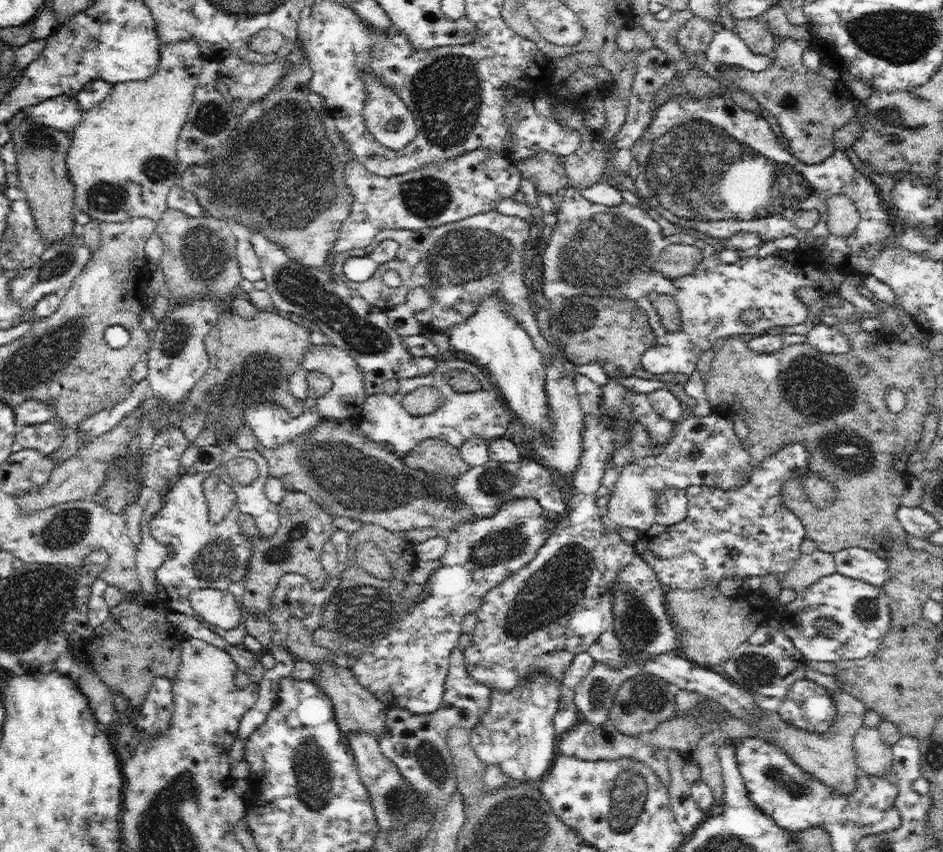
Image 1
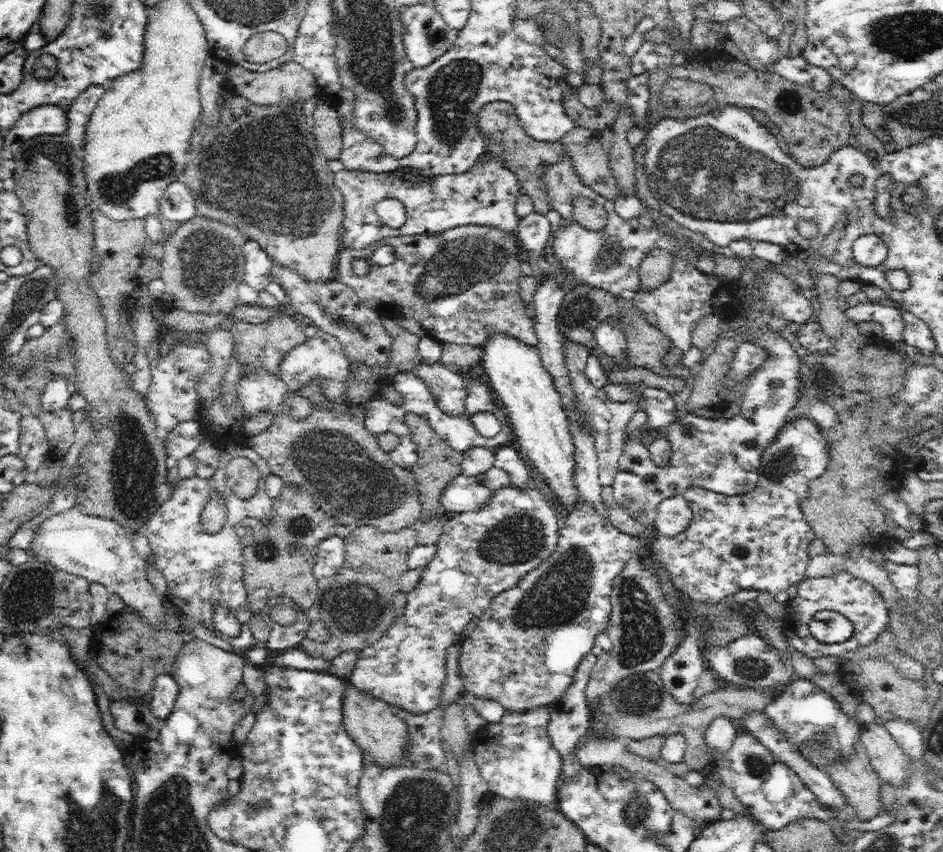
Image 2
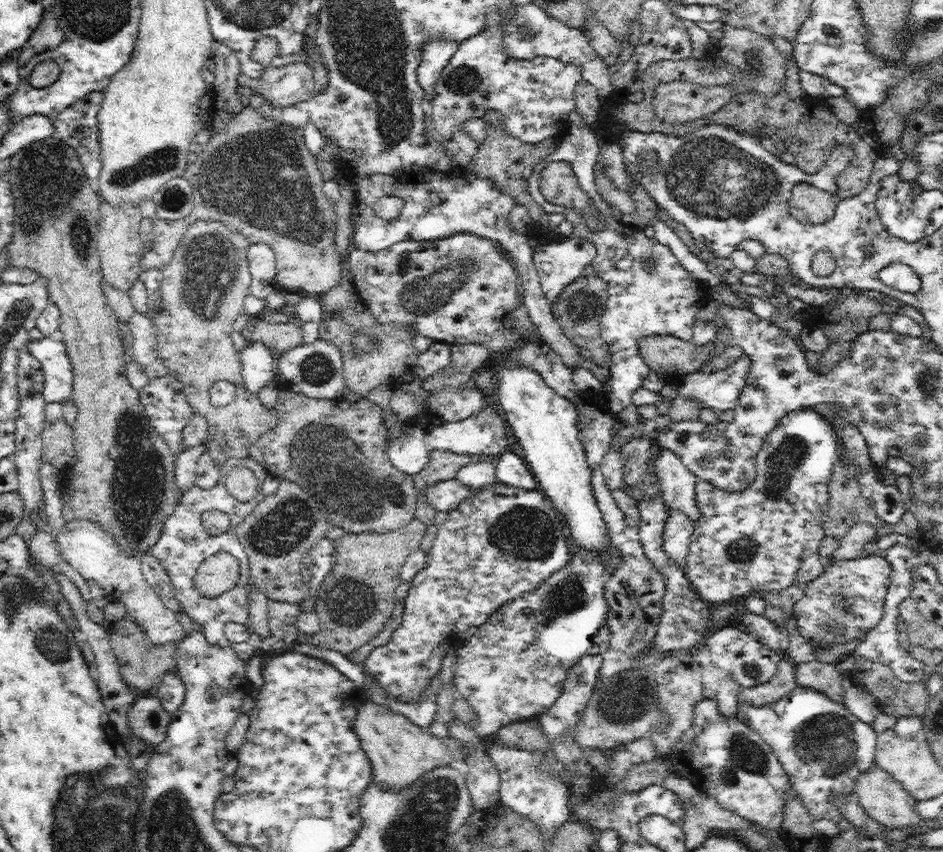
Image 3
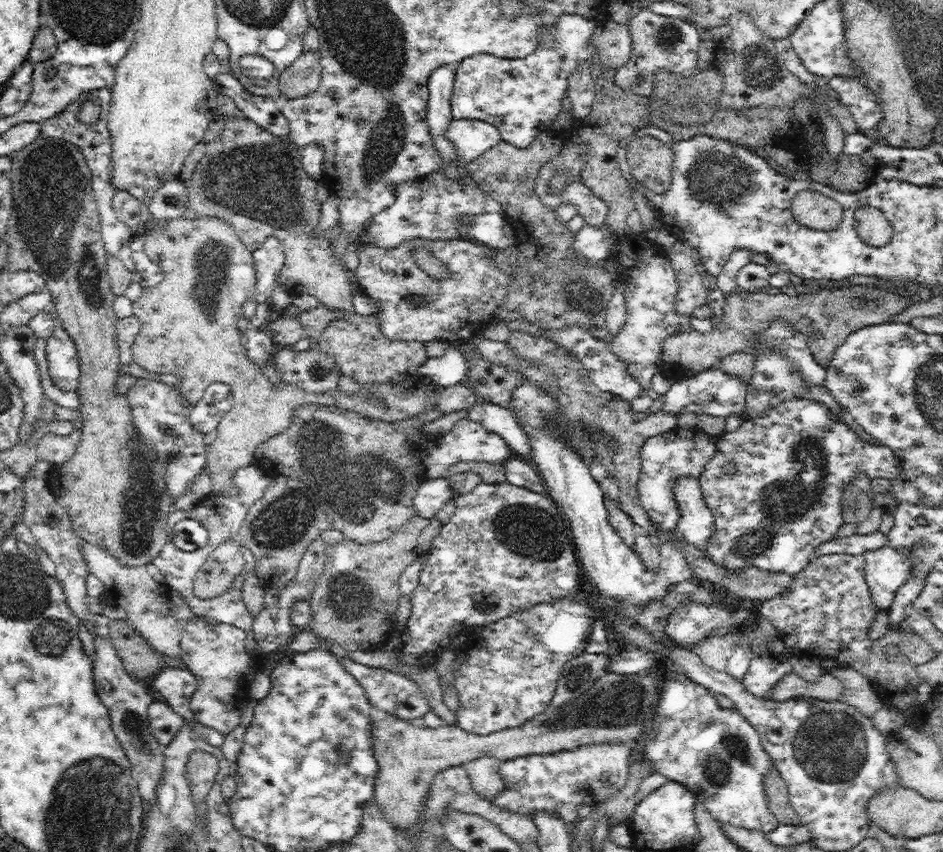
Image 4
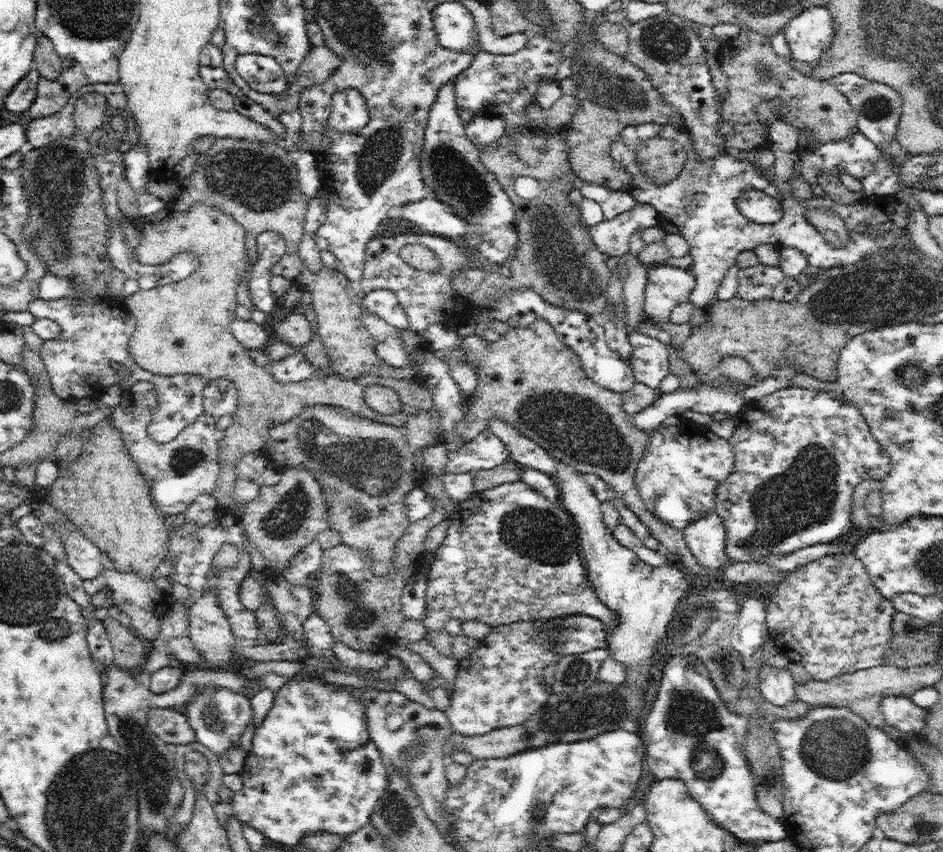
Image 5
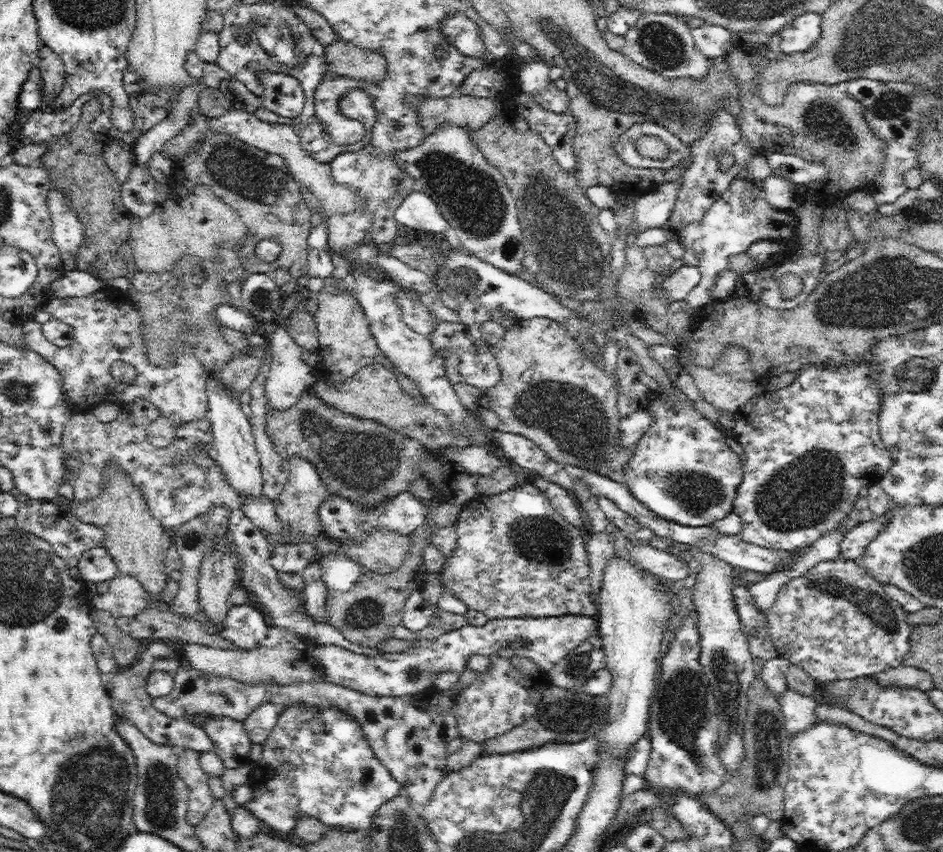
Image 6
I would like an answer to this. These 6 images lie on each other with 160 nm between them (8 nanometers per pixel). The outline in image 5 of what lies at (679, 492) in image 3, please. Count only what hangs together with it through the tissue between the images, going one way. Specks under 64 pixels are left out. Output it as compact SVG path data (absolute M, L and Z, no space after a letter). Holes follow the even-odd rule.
M715 511L690 522L682 531L688 548L703 568L715 572L732 561L725 551L726 527Z

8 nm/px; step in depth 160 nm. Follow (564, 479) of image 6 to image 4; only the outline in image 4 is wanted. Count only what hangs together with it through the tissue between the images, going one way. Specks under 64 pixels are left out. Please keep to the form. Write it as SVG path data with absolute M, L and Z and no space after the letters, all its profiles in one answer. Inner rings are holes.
M479 399L467 412L469 420L481 423L482 427L490 432L498 433L498 436L507 442L513 455L527 461L531 460L532 445L528 441L528 434L510 409Z

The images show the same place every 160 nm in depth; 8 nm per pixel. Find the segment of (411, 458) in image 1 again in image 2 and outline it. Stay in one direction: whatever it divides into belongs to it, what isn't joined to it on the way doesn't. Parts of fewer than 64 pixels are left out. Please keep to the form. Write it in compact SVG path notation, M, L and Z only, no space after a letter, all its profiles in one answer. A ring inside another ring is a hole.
M409 413L405 416L405 424L411 431L411 436L418 453L418 460L410 469L418 481L418 493L422 505L421 522L428 521L432 516L442 515L440 498L452 478L461 473L463 453L455 451L444 442L428 422L420 416Z

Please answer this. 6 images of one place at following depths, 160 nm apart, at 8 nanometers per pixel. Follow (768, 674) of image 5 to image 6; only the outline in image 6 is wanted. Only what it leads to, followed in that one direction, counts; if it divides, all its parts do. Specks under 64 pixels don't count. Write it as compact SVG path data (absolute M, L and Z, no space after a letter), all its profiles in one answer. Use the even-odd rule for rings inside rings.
M790 687L786 688L780 696L776 694L774 697L780 703L785 716L785 729L791 737L808 730L818 722L814 710L819 704L814 697L802 695Z

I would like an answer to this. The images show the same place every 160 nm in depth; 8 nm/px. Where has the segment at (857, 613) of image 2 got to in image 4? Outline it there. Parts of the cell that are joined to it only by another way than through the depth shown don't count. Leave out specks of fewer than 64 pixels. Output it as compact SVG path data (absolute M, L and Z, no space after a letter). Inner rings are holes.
M886 544L863 553L864 577L878 610L892 606L894 594L912 576L912 557L906 549L894 549Z

